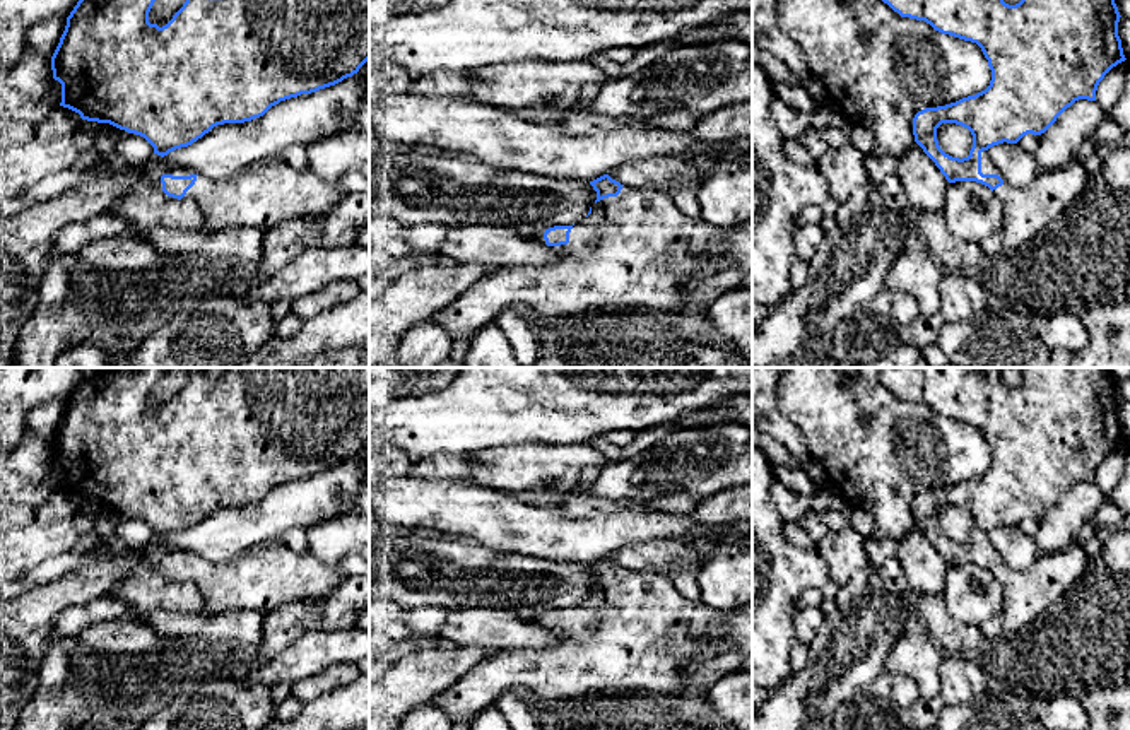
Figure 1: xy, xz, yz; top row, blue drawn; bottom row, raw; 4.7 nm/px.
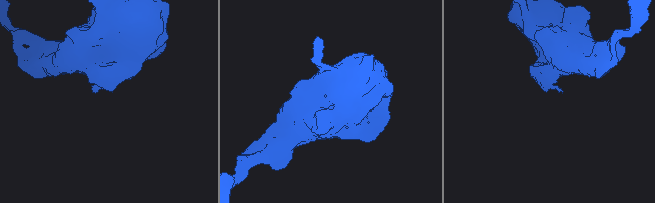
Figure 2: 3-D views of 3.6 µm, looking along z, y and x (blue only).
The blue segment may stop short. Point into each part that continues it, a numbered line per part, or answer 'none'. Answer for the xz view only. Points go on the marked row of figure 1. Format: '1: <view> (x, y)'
1: xz (636, 248)

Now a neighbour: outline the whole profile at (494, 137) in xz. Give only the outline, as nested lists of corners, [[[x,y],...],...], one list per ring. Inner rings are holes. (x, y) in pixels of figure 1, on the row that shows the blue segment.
[[[390,96],[369,103],[369,121],[386,147],[433,145],[494,169],[552,180],[593,181],[634,159],[708,154],[689,132],[631,123],[566,135],[475,99]]]

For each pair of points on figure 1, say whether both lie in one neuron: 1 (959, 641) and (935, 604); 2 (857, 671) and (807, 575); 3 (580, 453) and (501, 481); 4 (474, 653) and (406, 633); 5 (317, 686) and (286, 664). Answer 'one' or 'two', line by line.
1: one
2: two
3: one
4: two
5: two

